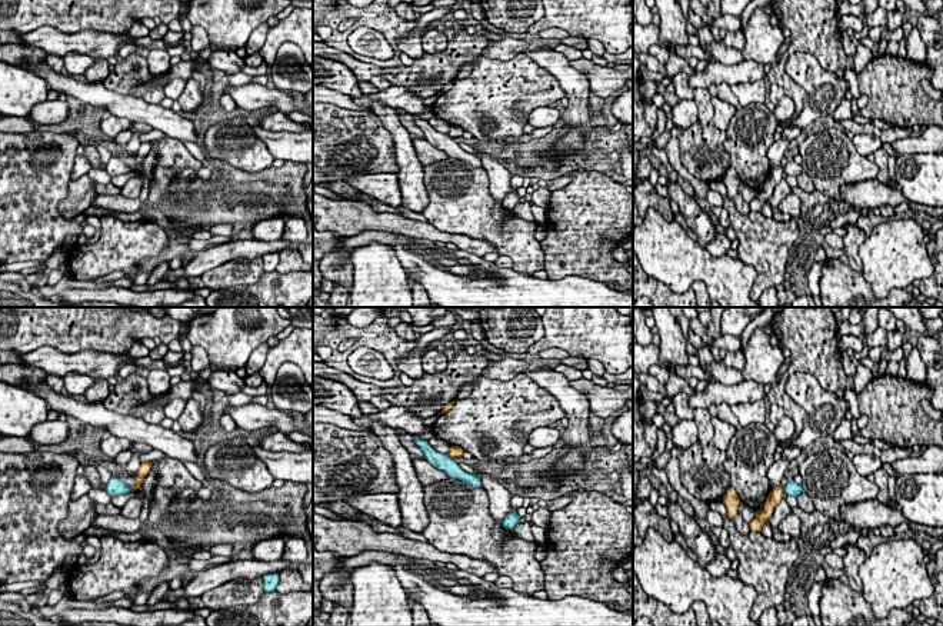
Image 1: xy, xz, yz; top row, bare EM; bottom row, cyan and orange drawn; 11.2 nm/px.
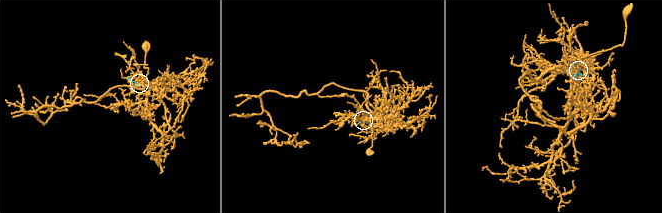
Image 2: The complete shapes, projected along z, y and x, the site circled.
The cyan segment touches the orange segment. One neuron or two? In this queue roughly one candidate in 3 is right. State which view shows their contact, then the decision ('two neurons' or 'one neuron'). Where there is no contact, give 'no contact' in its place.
xz | two neurons

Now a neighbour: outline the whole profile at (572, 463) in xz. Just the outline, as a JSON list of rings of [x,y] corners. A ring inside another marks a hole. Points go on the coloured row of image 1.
[[[539,369],[526,370],[524,374],[559,400],[569,420],[562,434],[567,453],[557,459],[552,469],[526,475],[529,480],[537,479],[540,489],[556,490],[560,486],[554,485],[550,479],[567,475],[572,480],[576,480],[583,472],[586,456],[593,449],[587,424],[590,403],[586,392],[576,390],[563,373],[553,369]]]

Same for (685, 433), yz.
[[[680,419],[670,432],[673,434],[673,446],[680,450],[690,447],[699,440],[699,426],[694,419]]]

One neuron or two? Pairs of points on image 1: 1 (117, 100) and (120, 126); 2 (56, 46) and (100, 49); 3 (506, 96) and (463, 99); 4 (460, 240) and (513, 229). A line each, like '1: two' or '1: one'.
1: two
2: one
3: one
4: two

